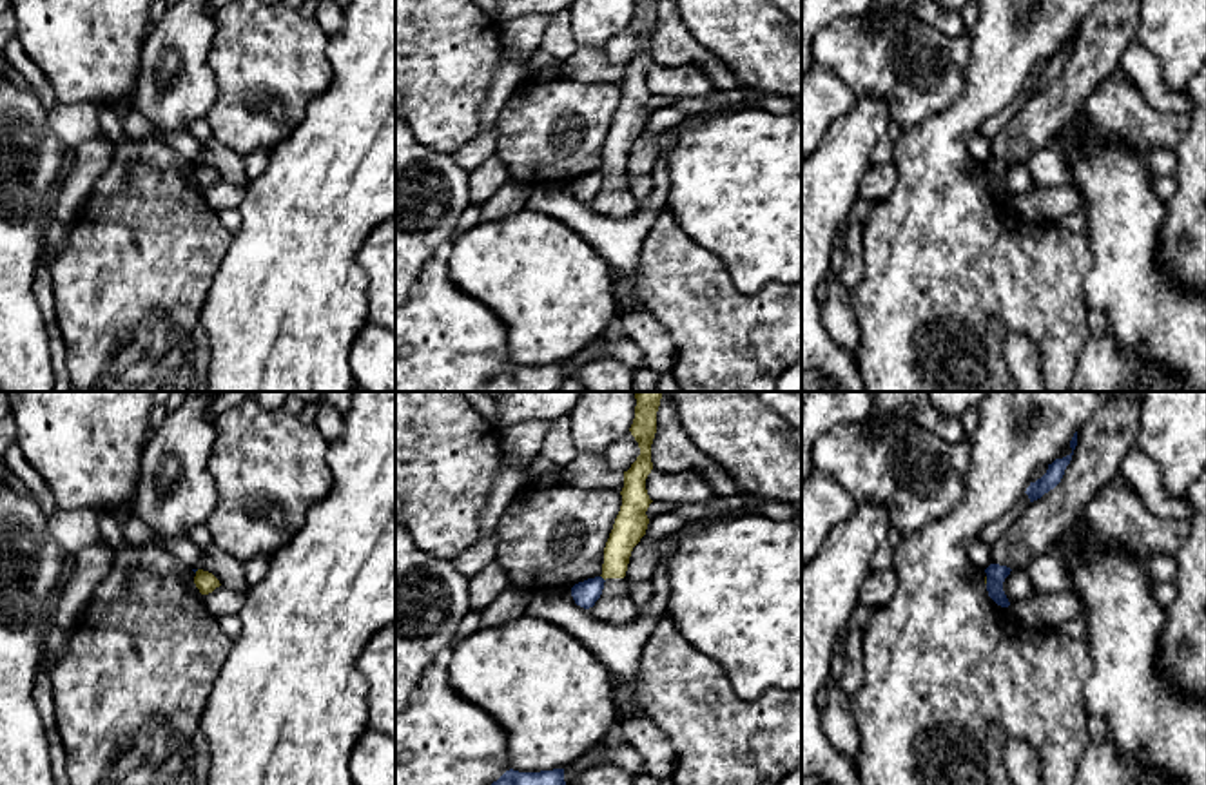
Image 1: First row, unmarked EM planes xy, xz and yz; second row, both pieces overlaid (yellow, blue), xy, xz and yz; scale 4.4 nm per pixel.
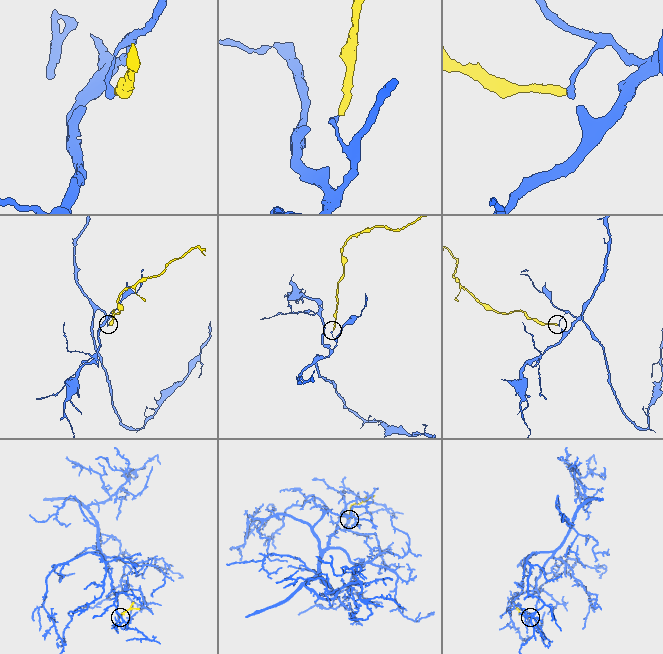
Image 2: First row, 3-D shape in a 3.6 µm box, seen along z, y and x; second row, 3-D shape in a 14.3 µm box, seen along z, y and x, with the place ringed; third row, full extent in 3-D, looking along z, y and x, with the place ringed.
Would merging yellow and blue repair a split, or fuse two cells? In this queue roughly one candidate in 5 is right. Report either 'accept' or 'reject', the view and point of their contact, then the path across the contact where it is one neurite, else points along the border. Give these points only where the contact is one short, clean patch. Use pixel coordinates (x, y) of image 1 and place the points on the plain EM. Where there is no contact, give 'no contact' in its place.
reject; meets yellow in xz at (602, 171); border along xz (601, 169), (604, 174)

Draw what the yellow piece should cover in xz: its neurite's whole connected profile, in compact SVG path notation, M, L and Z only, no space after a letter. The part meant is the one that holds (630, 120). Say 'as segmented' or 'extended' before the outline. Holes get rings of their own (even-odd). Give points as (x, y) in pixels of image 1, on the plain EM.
extended; M635 0L629 25L638 36L640 49L624 65L622 100L604 141L600 169L606 174L604 183L595 199L588 203L591 210L611 219L626 219L640 210L624 170L631 145L649 118L646 105L653 94L647 89L646 73L653 63L651 38L656 27L656 5L658 0Z

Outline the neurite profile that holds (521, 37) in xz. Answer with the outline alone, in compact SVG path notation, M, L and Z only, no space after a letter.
M526 15L497 22L502 53L515 60L530 60L540 45L551 15Z

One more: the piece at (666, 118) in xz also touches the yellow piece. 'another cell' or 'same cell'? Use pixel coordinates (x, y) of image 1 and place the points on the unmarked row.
another cell

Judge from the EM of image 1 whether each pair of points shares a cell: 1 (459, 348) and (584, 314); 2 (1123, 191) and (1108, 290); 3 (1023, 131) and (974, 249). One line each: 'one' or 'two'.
1: two
2: one
3: two

